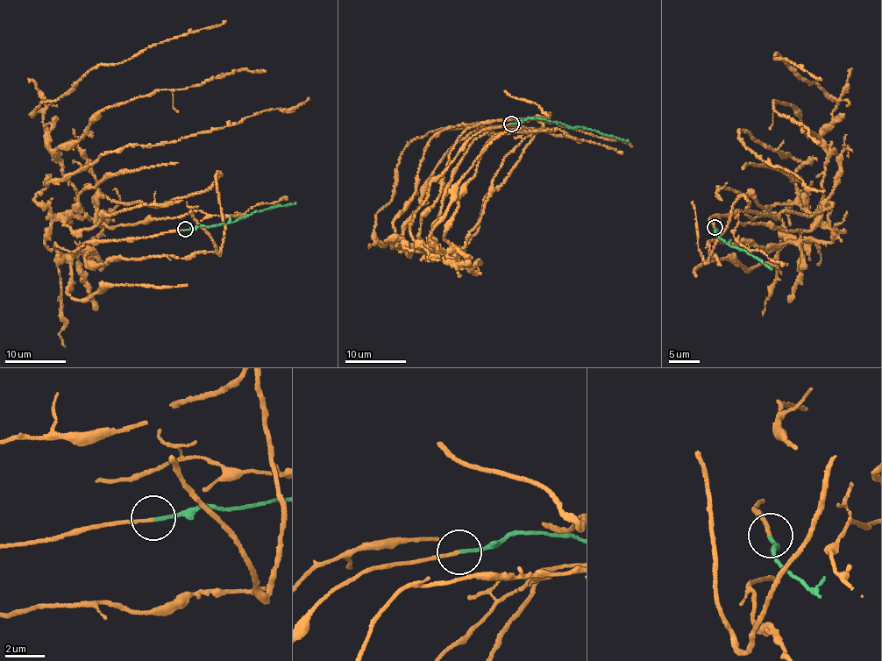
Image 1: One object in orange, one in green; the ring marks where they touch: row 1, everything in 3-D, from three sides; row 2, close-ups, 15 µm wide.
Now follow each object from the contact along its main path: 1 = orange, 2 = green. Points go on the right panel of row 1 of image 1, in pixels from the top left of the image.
1: (714, 227), (774, 214), (806, 245), (831, 241), (797, 191), (802, 163), (738, 130), (825, 191)
2: (714, 227), (721, 239), (772, 268)

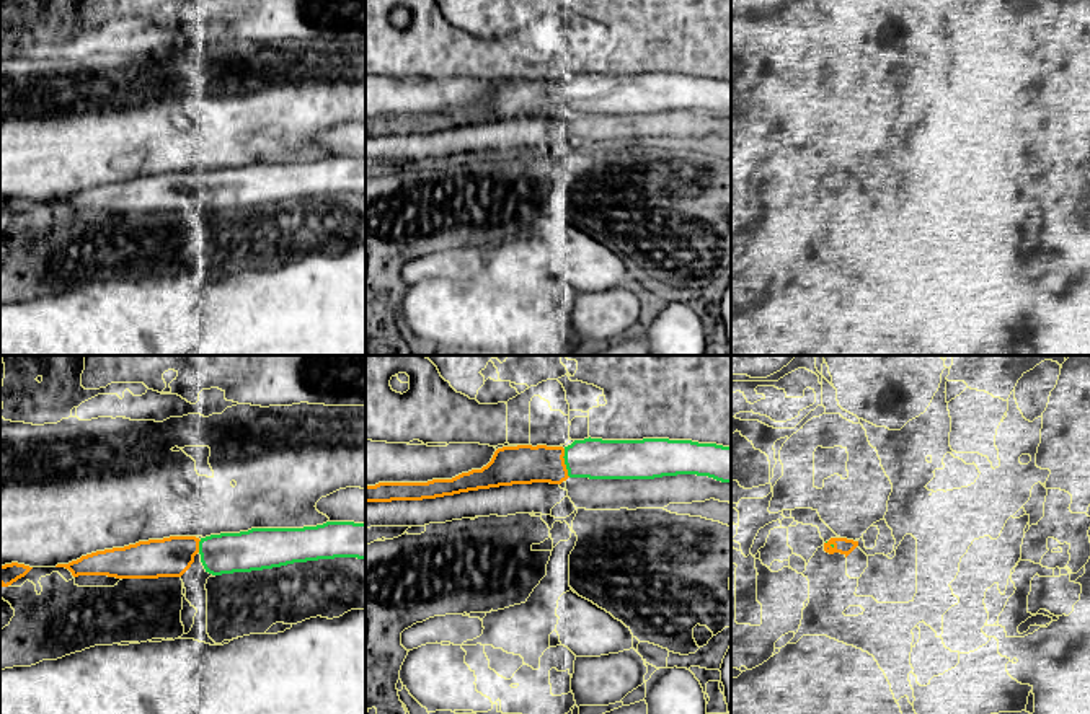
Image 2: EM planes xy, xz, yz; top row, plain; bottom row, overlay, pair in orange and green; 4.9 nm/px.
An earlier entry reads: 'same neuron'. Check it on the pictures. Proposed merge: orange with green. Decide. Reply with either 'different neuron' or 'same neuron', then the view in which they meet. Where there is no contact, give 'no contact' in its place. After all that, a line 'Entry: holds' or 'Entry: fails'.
same neuron | xz
Entry: holds

